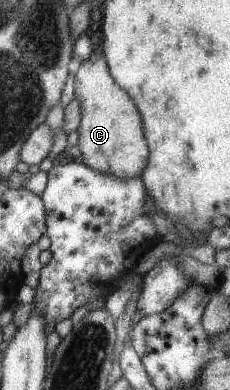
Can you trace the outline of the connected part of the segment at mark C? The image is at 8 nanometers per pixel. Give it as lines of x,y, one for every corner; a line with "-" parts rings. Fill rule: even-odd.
101,51
92,52
87,60
76,66
71,77
74,80
74,97
80,101
82,111
77,128
77,146
84,166
113,175
118,180
140,177
148,160
142,119
129,96
115,85

